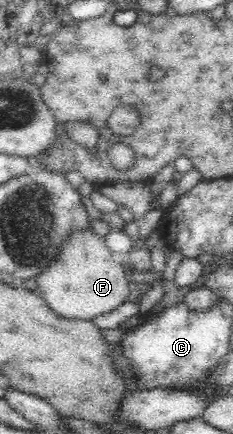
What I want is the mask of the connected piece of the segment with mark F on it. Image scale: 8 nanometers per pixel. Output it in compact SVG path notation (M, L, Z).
M86 228L73 231L60 242L53 262L35 276L36 292L46 305L62 318L92 320L98 314L106 314L126 301L130 290L119 255L113 253L104 238Z

